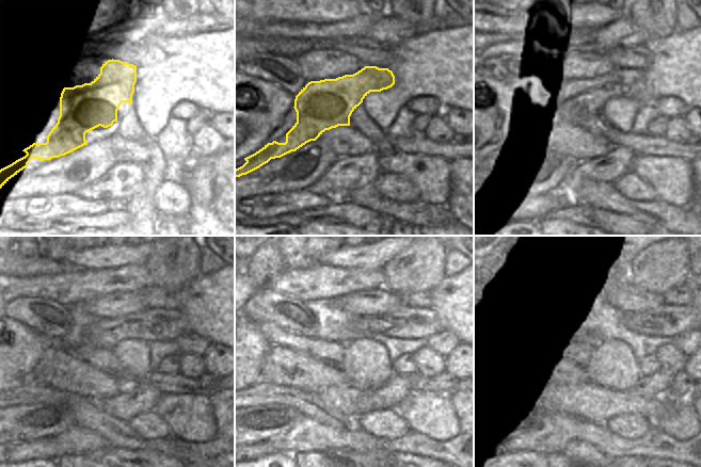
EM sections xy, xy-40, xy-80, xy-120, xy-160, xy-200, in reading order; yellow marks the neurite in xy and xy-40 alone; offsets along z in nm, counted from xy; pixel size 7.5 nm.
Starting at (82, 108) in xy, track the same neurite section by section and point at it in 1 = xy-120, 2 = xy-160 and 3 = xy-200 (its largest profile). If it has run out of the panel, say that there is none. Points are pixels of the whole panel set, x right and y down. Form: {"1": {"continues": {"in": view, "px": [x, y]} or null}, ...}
{"1": {"continues": {"in": "xy-120", "px": [150, 324]}}, "2": {"continues": {"in": "xy-160", "px": [408, 322]}}, "3": {"continues": {"in": "xy-200", "px": [669, 321]}}}

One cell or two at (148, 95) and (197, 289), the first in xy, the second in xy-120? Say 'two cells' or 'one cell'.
one cell

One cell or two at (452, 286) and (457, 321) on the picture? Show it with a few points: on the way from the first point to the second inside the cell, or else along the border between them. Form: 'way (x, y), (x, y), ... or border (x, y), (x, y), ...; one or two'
way (456, 294), (457, 312); one

